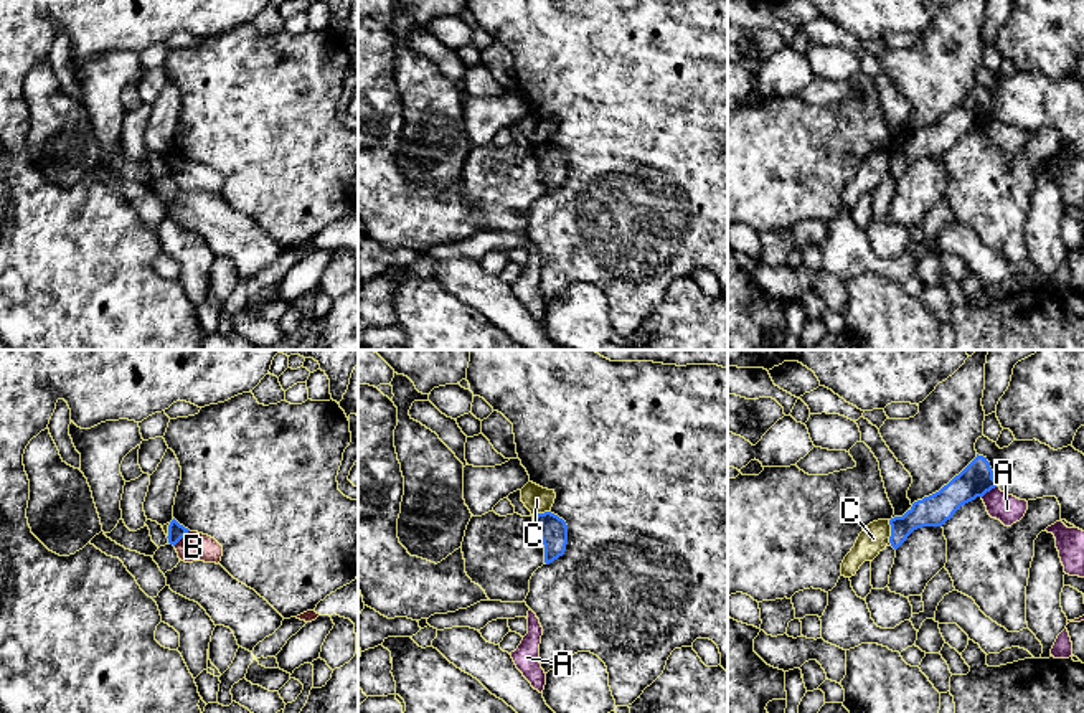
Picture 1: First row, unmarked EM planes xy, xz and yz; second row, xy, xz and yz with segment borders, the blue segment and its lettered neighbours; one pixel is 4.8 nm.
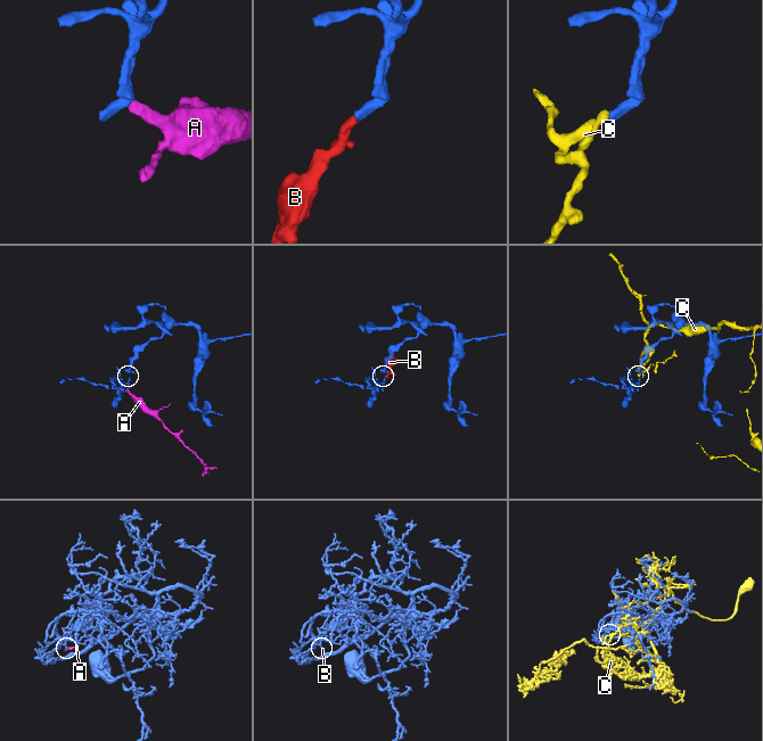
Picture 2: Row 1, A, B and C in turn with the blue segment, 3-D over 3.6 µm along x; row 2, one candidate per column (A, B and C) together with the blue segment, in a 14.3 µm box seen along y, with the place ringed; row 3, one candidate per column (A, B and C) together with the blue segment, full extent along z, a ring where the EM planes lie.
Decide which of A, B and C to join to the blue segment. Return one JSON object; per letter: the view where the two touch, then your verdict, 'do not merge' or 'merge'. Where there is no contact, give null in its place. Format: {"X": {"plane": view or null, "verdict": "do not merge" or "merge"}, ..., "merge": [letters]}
{"A": {"plane": "yz", "verdict": "do not merge"}, "B": {"plane": "xy", "verdict": "merge"}, "C": {"plane": "yz", "verdict": "do not merge"}, "merge": ["B"]}

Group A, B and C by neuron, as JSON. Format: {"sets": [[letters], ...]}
{"sets": [["A"], ["B"], ["C"]]}

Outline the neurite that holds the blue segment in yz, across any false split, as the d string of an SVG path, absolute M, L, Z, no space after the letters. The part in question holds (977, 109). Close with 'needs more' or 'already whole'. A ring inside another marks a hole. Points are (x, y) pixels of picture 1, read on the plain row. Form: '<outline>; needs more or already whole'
M978 86L939 122L912 134L903 145L889 150L889 173L898 180L907 167L922 157L942 157L965 134L983 127L998 112L987 87Z; already whole

